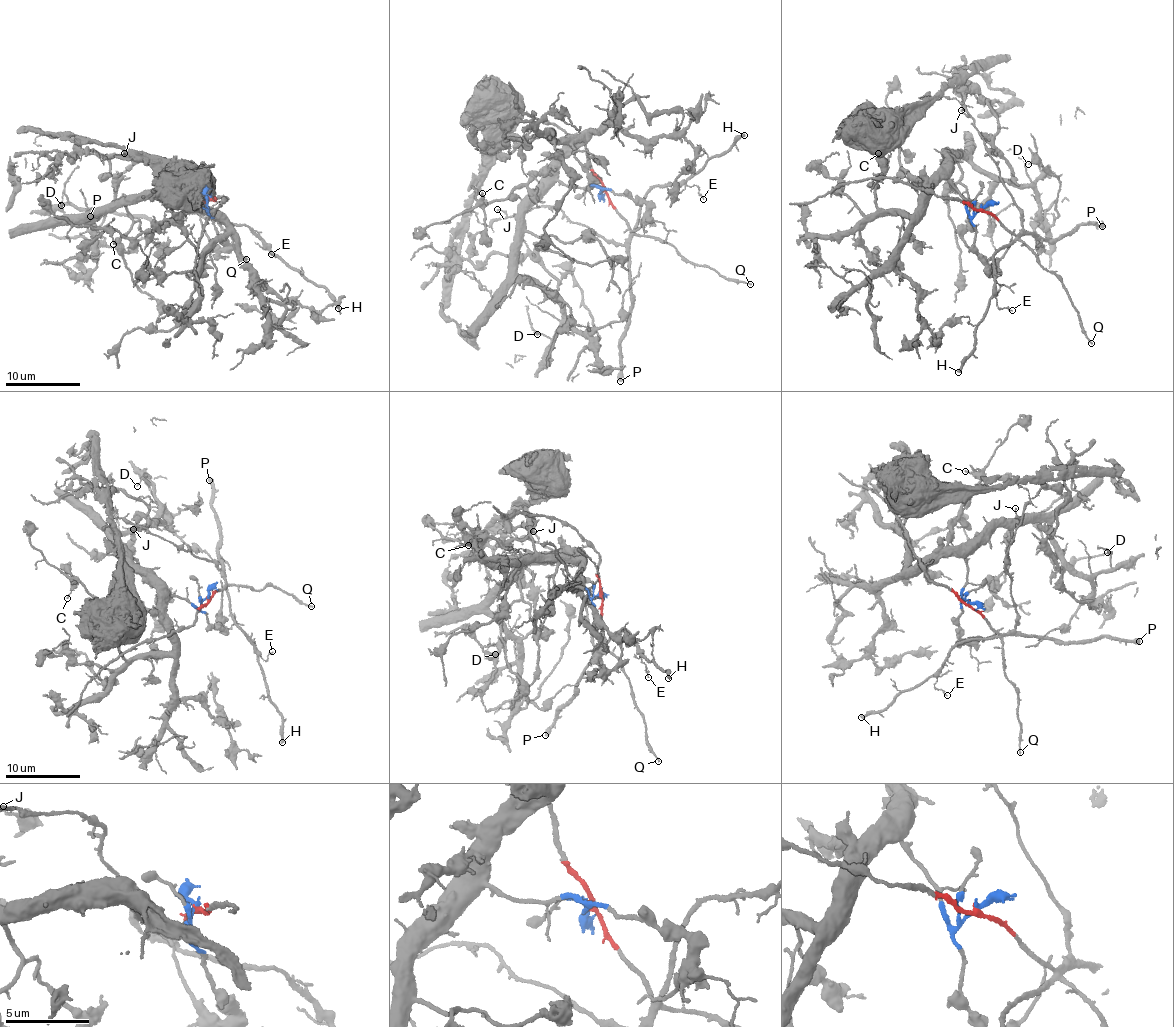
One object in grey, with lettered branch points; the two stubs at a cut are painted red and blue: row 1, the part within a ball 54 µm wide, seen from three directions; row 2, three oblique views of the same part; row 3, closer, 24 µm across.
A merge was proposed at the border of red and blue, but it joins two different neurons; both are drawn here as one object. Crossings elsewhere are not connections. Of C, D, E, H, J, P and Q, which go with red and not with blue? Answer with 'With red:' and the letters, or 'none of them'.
With red: E, H, J, P, Q

